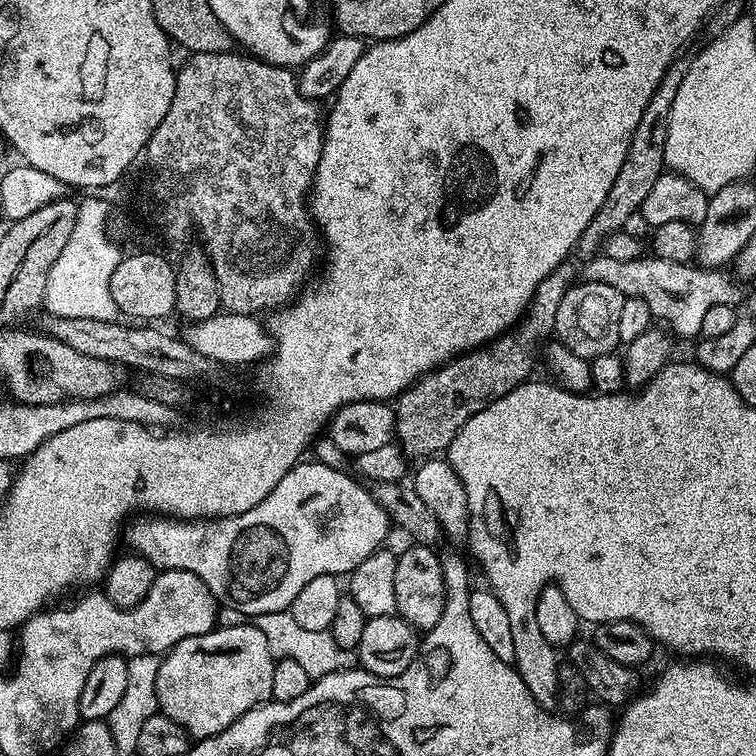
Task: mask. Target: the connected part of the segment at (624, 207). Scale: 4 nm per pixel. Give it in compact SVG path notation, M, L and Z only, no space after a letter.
M677 58L666 70L658 90L654 90L654 98L642 110L642 119L634 126L634 138L630 138L630 146L626 150L626 158L622 161L622 170L618 170L618 178L614 178L614 186L610 186L610 194L606 194L606 202L598 206L598 214L586 226L582 238L578 238L575 251L581 252L581 257L591 258L604 247L604 239L610 234L621 231L629 215L640 211L642 202L650 195L654 182L666 170L666 134L670 130L670 114L674 106L674 94L678 94L678 86L682 86L682 78L686 78L689 61Z

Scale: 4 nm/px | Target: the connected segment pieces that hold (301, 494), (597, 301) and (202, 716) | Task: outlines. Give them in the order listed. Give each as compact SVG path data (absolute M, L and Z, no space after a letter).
M308 463L295 464L286 478L254 506L254 510L246 510L237 516L221 516L219 520L182 520L163 514L137 515L137 520L127 525L128 544L132 547L129 549L143 556L157 570L186 570L194 574L221 605L242 611L245 617L289 611L306 582L314 582L319 576L340 578L351 574L370 558L370 554L381 551L383 544L380 543L387 538L390 529L386 510L378 506L371 491L355 475L347 476L328 464Z
M602 282L573 283L558 305L555 339L589 362L602 354L616 352L621 347L618 321L624 300L625 296L614 290L614 286L606 286Z
M251 622L228 627L217 626L206 634L182 638L168 652L163 653L157 674L157 702L159 711L185 728L192 738L215 738L248 715L252 708L267 705L272 700L274 666L276 660L267 646L262 630Z

